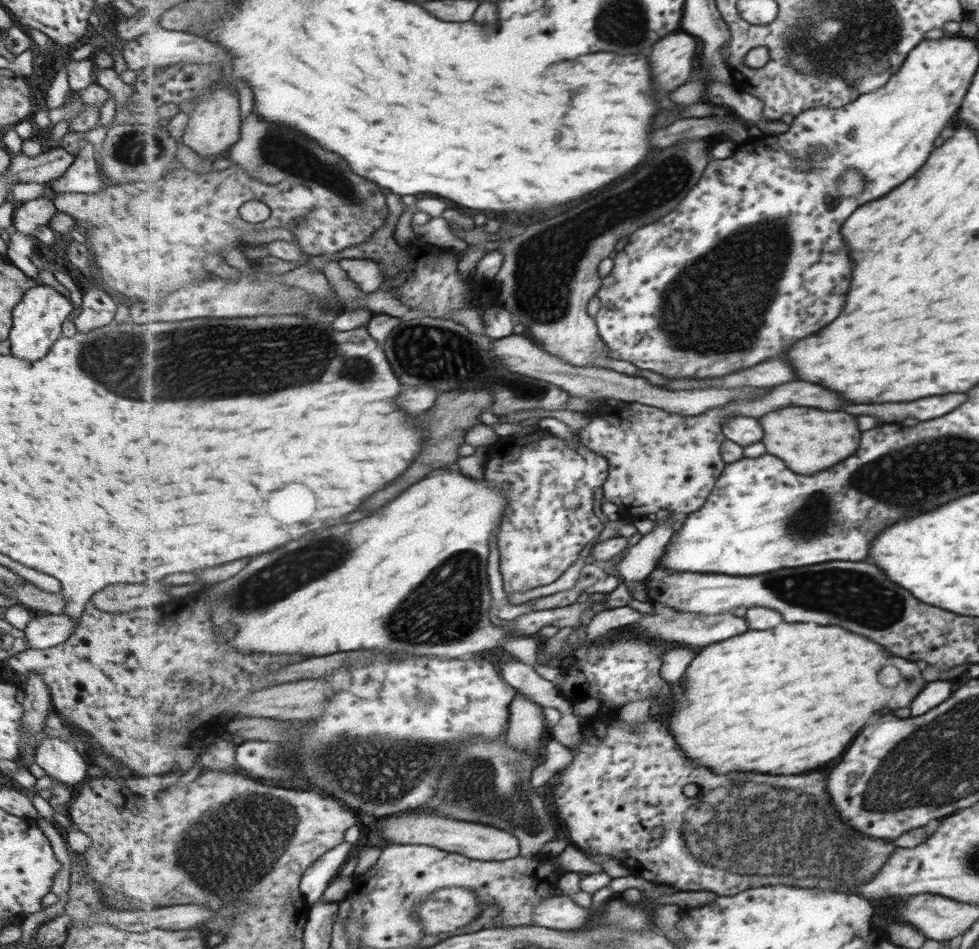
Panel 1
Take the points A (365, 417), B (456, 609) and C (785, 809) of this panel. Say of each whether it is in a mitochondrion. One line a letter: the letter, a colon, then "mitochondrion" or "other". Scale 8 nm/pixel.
A: other
B: mitochondrion
C: mitochondrion

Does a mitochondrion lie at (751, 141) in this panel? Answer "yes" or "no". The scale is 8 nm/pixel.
no

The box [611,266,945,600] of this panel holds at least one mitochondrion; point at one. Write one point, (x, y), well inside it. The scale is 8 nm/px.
(796, 528)

